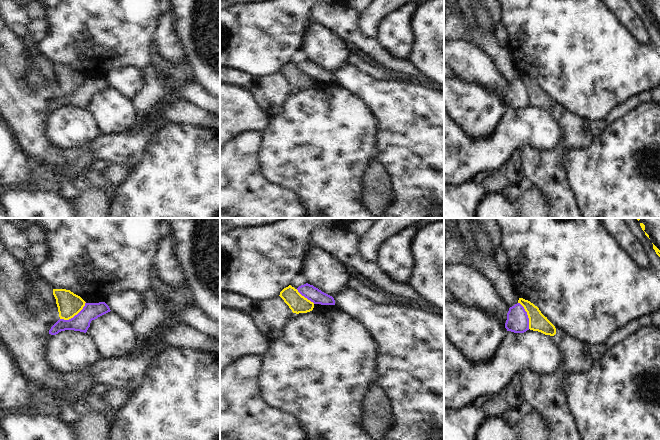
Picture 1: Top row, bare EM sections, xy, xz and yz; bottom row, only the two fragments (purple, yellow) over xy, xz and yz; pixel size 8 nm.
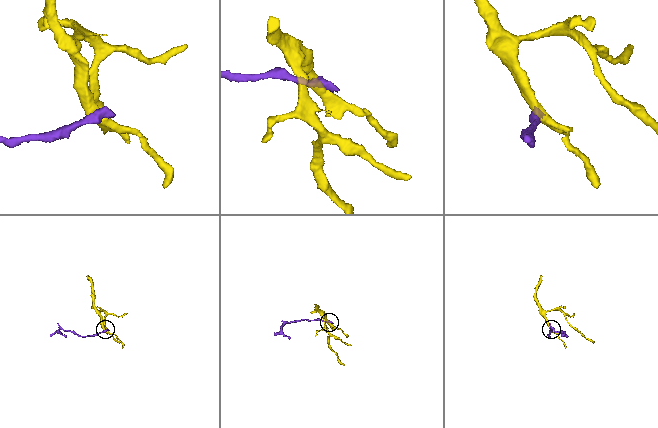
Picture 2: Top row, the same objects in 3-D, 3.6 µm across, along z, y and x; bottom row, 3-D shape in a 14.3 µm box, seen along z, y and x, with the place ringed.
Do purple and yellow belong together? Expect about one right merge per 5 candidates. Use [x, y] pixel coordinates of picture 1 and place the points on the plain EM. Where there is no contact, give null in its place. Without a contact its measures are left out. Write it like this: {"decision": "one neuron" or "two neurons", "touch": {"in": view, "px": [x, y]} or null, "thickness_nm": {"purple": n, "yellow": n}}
{"decision": "two neurons", "touch": {"in": "xy", "px": [75, 91]}, "thickness_nm": {"purple": 140, "yellow": 190}}

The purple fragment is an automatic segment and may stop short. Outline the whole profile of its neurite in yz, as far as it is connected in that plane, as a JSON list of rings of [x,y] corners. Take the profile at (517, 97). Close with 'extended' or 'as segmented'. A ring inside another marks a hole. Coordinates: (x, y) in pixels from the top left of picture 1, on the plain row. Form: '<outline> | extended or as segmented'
[[[520,79],[509,84],[505,104],[514,109],[524,109],[529,106],[528,91]]] | as segmented

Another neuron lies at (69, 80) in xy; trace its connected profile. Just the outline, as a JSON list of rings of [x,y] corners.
[[[53,65],[60,95],[69,96],[77,91],[85,82],[85,77],[66,65]]]

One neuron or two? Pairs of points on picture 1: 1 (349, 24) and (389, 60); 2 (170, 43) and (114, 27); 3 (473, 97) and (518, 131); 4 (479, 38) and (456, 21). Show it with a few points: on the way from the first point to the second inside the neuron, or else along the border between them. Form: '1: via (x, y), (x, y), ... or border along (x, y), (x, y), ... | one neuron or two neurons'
1: via (357, 35), (378, 53) | one neuron
2: border along (161, 16), (153, 33), (153, 55), (155, 60) | two neurons
3: border along (507, 107), (497, 126), (486, 136) | two neurons
4: via (472, 38), (468, 37), (459, 28) | one neuron

